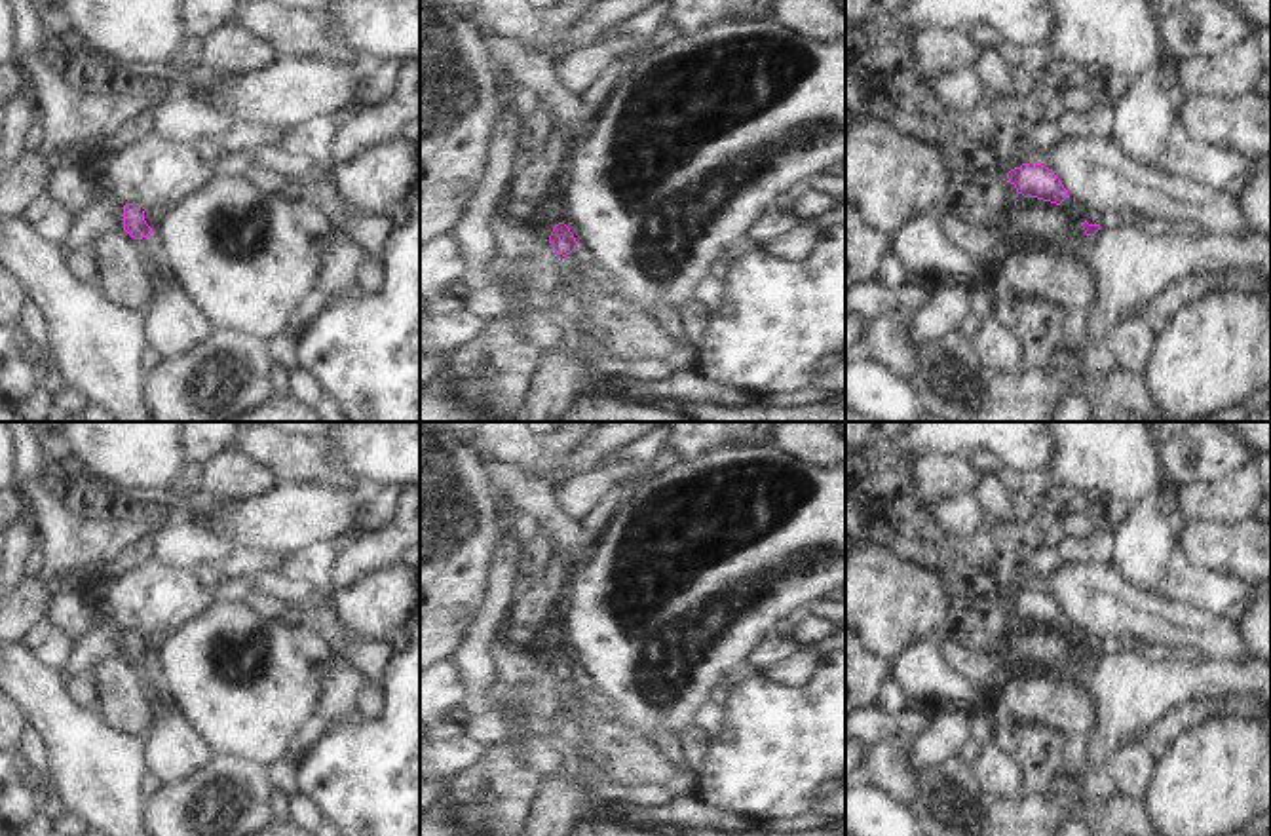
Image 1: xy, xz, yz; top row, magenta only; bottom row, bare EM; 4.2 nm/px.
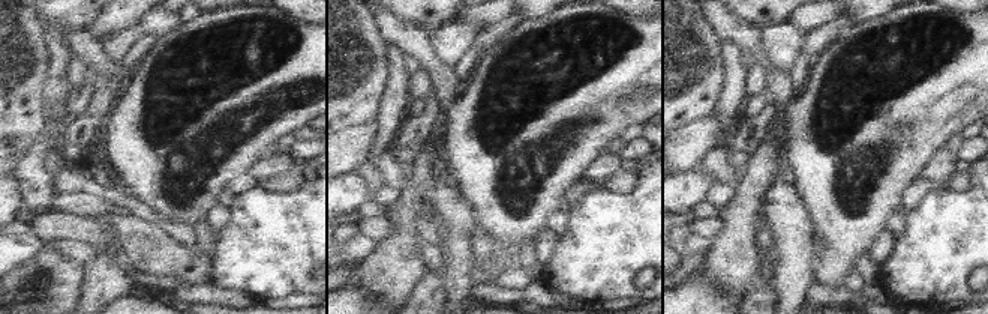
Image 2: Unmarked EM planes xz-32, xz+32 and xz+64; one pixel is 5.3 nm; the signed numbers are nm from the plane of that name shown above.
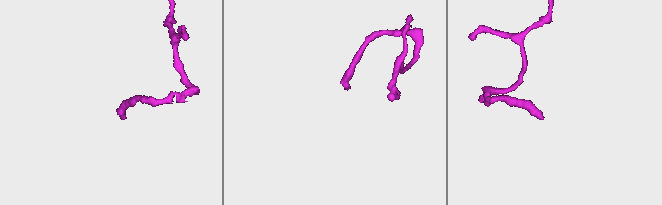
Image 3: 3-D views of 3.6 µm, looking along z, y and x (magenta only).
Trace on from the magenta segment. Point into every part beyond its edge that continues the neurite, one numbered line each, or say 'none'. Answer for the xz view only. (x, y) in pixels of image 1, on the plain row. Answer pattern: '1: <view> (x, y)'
1: xz (576, 707)

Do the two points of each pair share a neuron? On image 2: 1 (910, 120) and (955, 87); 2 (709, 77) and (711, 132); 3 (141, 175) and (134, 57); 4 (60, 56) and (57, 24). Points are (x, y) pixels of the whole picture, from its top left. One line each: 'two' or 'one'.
1: one
2: two
3: two
4: one

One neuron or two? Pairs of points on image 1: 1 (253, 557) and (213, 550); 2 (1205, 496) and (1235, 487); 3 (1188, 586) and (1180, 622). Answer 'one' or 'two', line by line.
1: one
2: one
3: two

